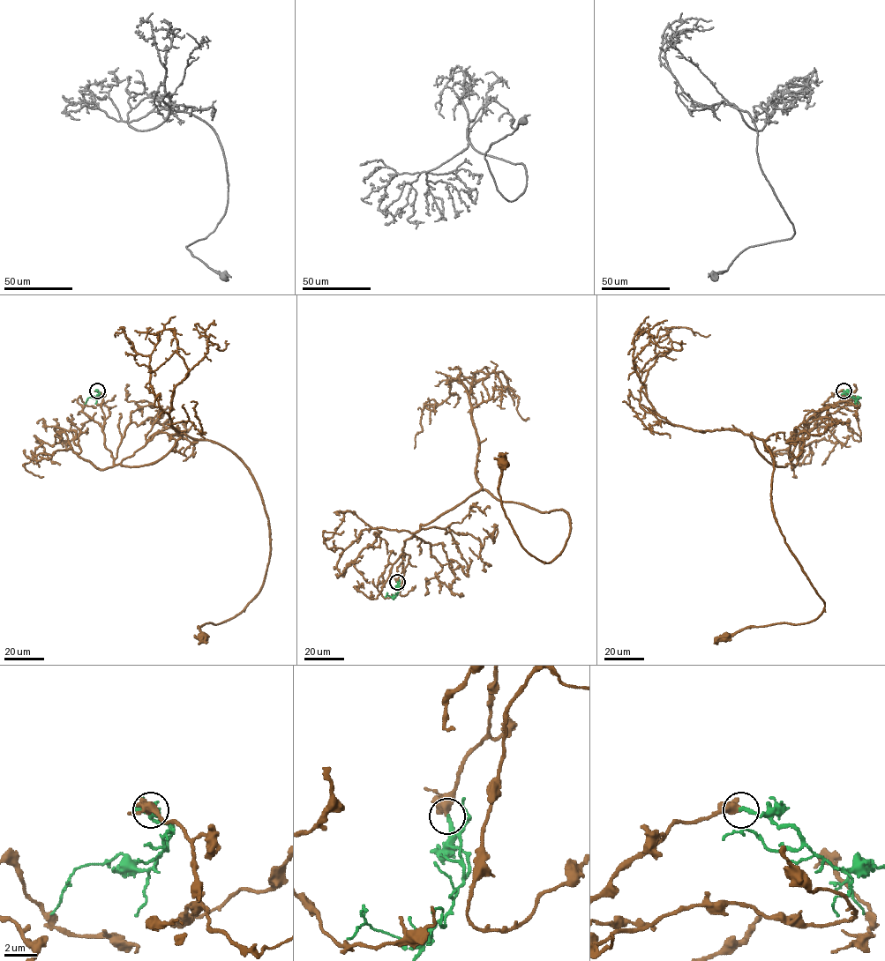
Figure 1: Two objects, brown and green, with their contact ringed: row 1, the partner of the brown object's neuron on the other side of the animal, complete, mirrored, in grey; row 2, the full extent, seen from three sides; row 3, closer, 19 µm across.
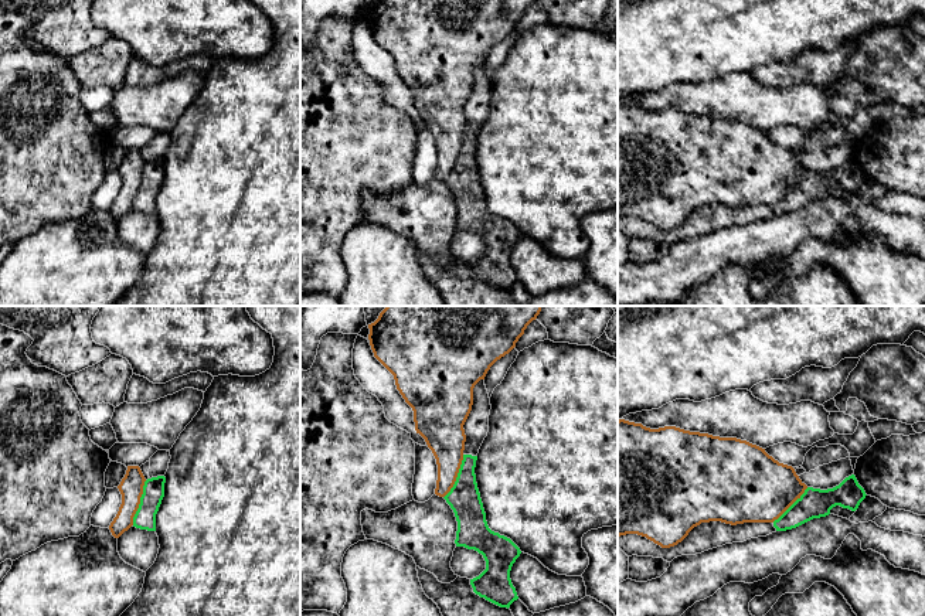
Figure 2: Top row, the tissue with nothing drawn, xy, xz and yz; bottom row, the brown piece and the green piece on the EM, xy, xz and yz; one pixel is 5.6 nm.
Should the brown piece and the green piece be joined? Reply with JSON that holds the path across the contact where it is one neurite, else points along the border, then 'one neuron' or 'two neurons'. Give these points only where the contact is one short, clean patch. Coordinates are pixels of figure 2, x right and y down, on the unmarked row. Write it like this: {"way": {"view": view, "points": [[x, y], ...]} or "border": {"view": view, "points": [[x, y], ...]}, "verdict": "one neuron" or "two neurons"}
{"border": {"view": "xy", "points": [[146, 163], [132, 207]]}, "verdict": "two neurons"}

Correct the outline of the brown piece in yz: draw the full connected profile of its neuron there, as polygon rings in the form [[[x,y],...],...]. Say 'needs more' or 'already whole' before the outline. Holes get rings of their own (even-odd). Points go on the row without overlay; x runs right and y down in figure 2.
already whole | [[[618,103],[618,219],[637,217],[662,231],[670,231],[701,205],[773,205],[806,171],[792,149],[779,146],[765,132],[747,123],[676,109],[650,112],[642,106]]]

